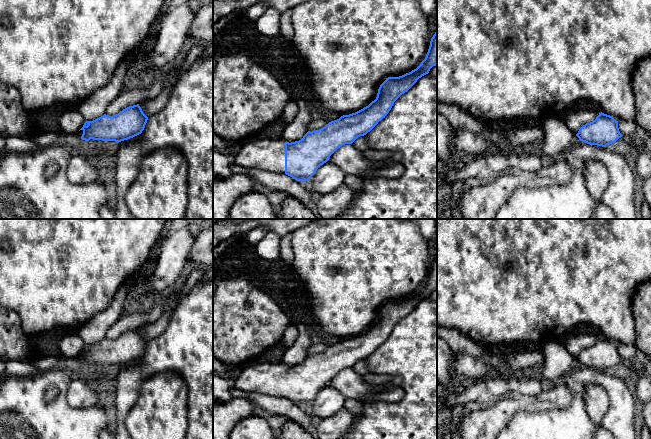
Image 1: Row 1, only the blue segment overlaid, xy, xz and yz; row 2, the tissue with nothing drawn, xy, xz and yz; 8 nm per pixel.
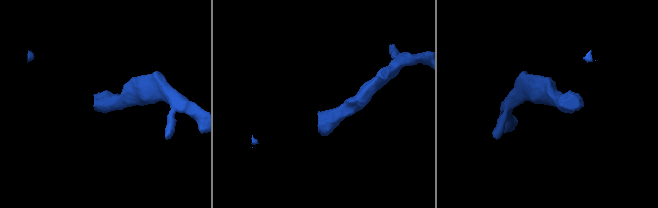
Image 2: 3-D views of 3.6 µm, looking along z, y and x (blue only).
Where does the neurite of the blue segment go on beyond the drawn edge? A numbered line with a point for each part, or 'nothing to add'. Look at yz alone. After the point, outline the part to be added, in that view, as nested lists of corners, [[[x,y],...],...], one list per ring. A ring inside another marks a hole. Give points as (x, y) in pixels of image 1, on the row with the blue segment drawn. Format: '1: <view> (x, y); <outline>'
nothing to add

